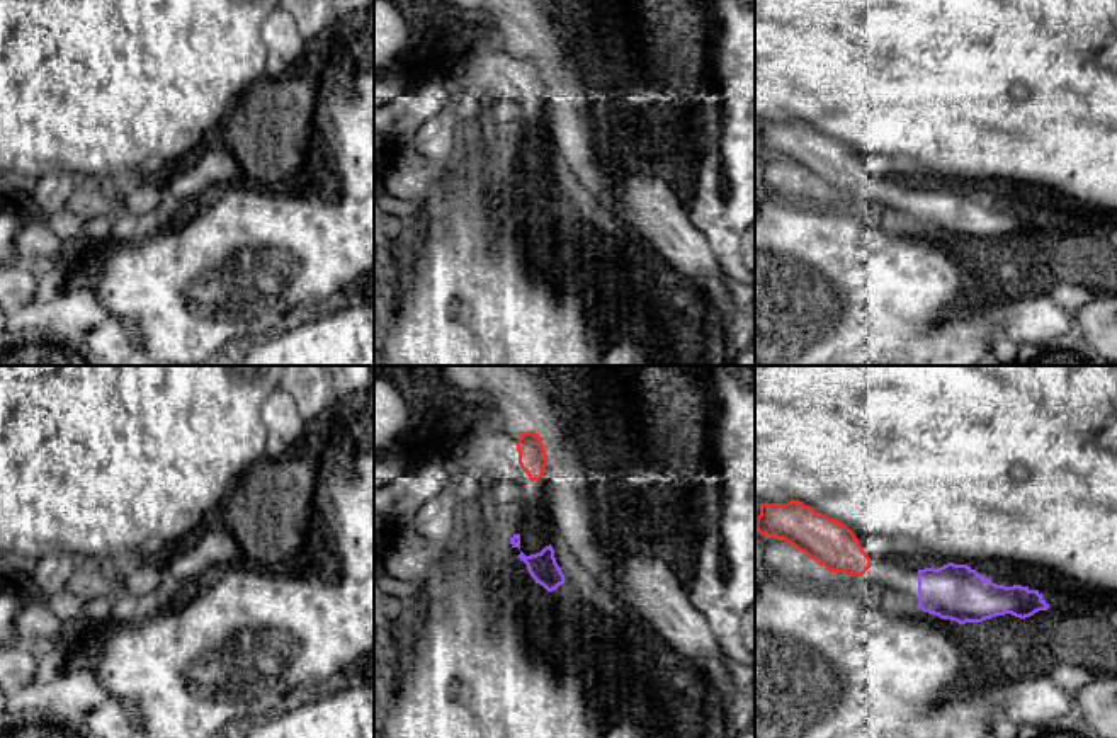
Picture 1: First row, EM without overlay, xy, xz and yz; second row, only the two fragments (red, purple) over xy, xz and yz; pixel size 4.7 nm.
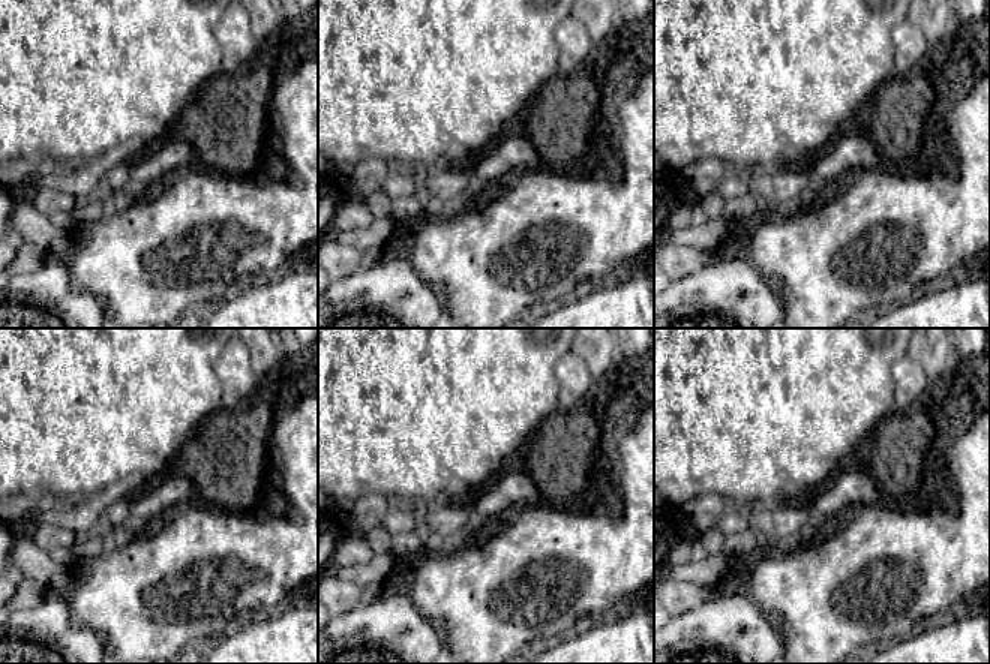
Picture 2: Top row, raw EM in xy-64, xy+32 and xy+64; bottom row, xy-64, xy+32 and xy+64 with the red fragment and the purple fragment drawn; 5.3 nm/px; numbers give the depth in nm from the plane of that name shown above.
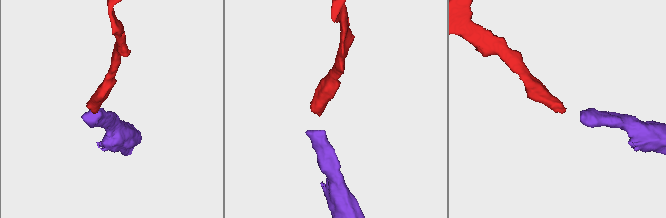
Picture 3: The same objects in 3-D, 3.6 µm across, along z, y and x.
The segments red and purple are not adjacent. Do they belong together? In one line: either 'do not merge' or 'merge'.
merge

